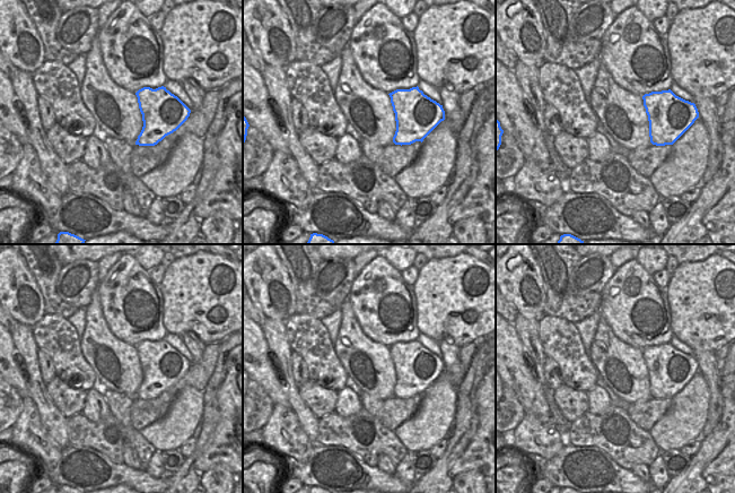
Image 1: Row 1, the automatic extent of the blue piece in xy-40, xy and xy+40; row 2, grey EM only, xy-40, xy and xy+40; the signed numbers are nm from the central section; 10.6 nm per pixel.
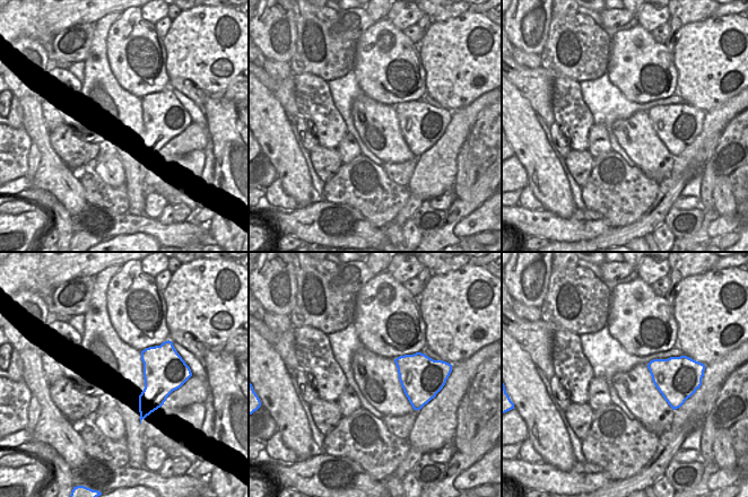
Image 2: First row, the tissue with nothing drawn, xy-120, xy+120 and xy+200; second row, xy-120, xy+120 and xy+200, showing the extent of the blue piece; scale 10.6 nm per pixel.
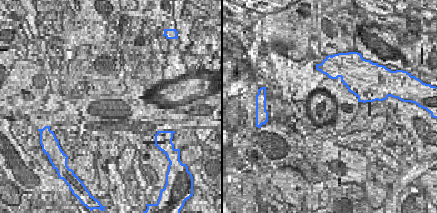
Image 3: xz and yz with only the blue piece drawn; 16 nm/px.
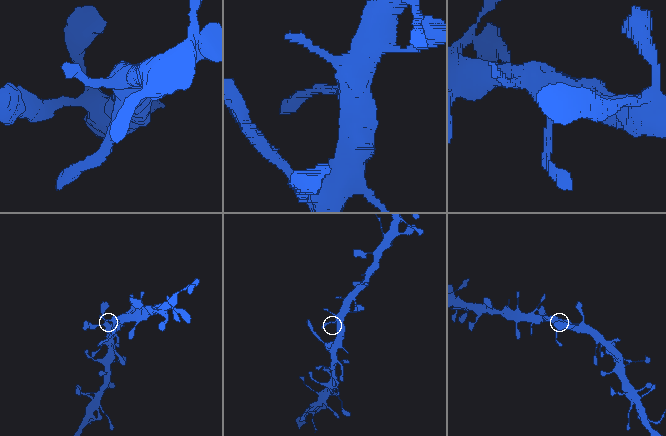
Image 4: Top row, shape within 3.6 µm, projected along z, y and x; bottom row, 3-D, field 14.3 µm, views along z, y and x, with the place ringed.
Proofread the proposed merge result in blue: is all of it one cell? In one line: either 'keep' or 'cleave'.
keep

